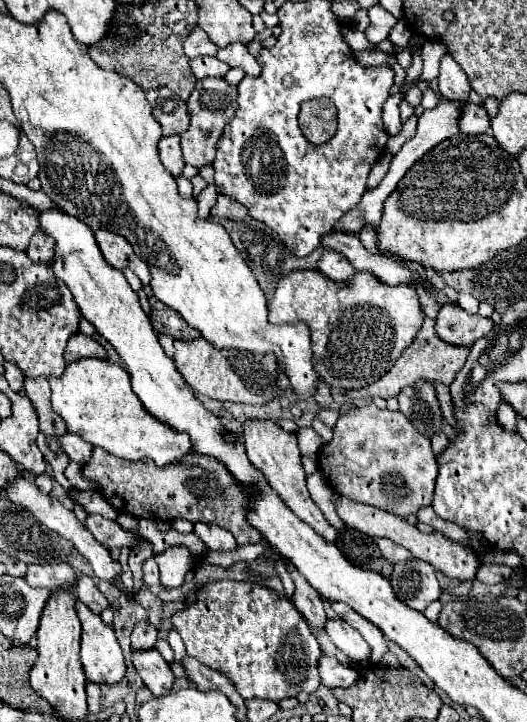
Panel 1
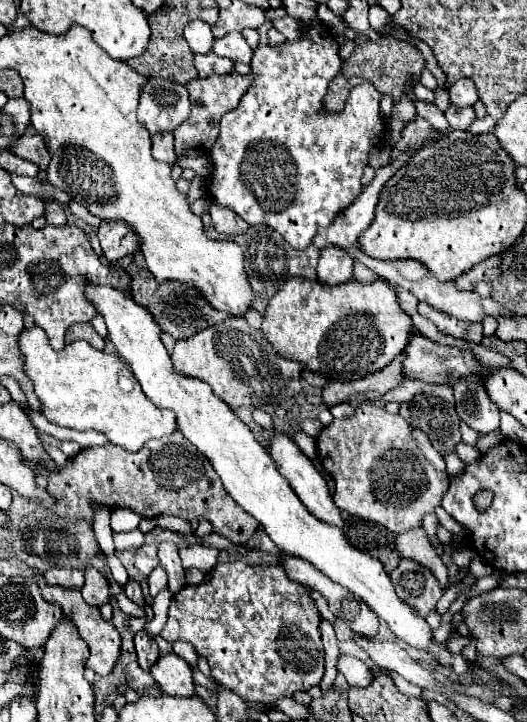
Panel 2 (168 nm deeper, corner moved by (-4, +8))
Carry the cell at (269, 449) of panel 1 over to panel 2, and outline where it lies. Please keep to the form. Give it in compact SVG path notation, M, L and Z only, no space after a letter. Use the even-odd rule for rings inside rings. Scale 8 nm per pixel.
M276 435L272 437L272 443L270 443L270 457L274 459L278 471L290 481L290 487L296 491L296 495L300 497L300 501L306 505L306 509L320 521L324 523L330 523L330 525L336 525L336 527L342 527L342 515L340 515L340 509L336 507L336 503L332 501L332 495L330 495L330 489L328 489L328 483L326 479L314 469L312 461L306 459L306 455L302 455L302 451L296 447L296 443L286 437L286 435Z

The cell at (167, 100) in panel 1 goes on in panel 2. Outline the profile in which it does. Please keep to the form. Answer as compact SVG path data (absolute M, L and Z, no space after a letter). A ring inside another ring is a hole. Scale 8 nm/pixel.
M150 77L142 87L138 121L150 133L172 133L190 115L190 99L184 85L162 77Z

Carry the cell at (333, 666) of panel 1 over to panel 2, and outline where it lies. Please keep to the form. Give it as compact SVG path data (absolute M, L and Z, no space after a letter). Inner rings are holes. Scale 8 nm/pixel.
M340 655L340 659L338 659L338 671L346 677L346 681L352 687L366 687L374 679L372 671L360 659L348 657L348 655Z

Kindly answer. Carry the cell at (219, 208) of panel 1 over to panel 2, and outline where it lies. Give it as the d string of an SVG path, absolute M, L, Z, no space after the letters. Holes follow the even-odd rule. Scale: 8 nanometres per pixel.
M216 203L210 207L210 217L212 217L214 229L224 235L238 235L248 229L248 223L242 217L238 217L234 211Z

